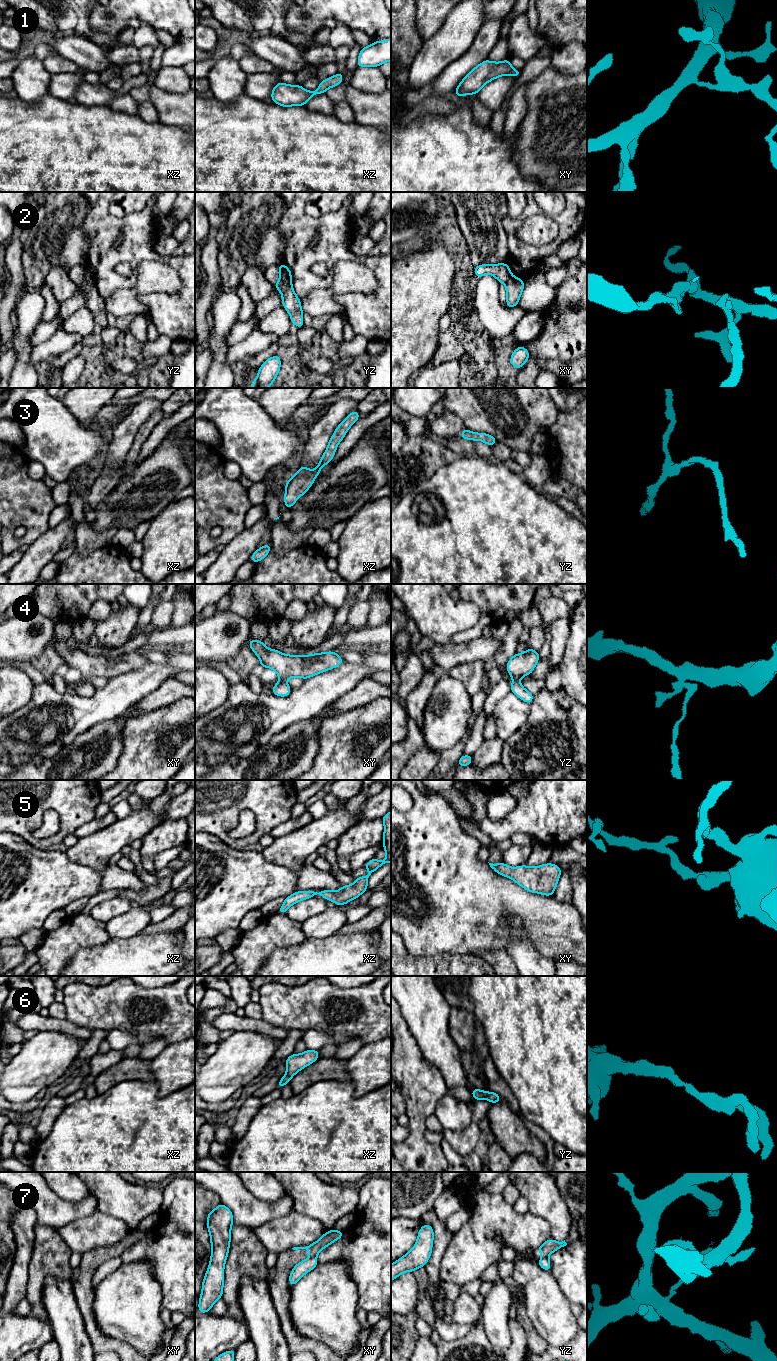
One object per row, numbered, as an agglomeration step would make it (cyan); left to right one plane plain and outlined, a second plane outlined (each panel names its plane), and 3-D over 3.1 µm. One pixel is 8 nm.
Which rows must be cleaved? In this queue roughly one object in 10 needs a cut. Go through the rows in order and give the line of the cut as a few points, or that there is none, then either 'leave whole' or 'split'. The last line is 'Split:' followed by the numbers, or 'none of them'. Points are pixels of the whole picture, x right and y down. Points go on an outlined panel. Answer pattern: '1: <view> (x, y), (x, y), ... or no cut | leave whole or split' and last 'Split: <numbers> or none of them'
1: no cut | leave whole
2: yz (280, 278), (290, 281) | split
3: no cut | leave whole
4: xy (280, 680), (284, 681) | split
5: no cut | leave whole
6: no cut | leave whole
7: xy (311, 1256), (315, 1257) | split
Split: 2, 4, 7

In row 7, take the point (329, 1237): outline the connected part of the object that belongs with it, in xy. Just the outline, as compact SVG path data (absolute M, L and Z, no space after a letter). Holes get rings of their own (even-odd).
M335 1229L329 1230L323 1234L323 1236L316 1242L306 1246L306 1247L294 1247L293 1250L306 1249L312 1258L316 1257L318 1253L324 1248L328 1247L330 1244L336 1240L342 1238L345 1232L338 1231Z

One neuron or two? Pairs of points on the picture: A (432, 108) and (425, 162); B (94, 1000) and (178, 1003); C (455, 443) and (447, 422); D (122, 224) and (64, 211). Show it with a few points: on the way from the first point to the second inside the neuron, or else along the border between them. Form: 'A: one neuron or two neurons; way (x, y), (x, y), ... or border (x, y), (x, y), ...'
A: two neurons; border (454, 109), (448, 114), (421, 114), (409, 121)
B: one neuron; way (115, 1000), (135, 996), (157, 1000)
C: two neurons; border (458, 436), (442, 441)
D: two neurons; border (91, 209), (83, 223), (83, 231), (86, 234)

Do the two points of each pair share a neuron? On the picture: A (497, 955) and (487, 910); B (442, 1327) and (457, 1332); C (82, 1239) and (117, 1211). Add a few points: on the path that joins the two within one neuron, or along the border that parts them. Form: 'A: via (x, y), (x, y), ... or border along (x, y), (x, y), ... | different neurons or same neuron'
A: border along (505, 949), (483, 949), (473, 952) | different neurons
B: via (446, 1331), (453, 1331) | same neuron
C: via (91, 1232), (99, 1229), (108, 1220) | same neuron

